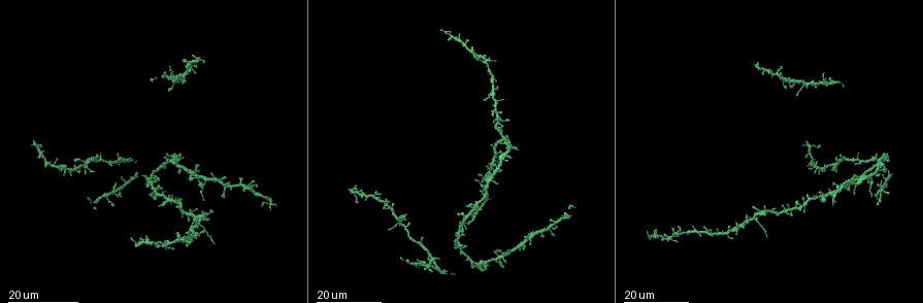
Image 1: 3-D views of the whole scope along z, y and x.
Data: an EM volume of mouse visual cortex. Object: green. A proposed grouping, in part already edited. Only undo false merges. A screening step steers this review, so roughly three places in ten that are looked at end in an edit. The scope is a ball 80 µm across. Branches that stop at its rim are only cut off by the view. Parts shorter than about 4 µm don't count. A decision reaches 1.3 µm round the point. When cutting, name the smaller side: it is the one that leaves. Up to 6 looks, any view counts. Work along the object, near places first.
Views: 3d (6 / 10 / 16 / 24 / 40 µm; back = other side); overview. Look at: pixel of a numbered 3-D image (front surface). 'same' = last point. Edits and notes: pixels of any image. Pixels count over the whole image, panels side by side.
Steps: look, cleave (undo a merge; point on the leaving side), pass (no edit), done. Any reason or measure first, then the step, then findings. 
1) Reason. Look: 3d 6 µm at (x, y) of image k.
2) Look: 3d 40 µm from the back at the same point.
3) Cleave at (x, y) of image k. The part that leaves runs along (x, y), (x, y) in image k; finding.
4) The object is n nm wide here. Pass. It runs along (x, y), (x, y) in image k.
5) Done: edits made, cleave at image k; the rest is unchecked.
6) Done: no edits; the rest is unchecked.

Looks like a crossing. Look: 3d 16 µm at (462, 222) of image 1.

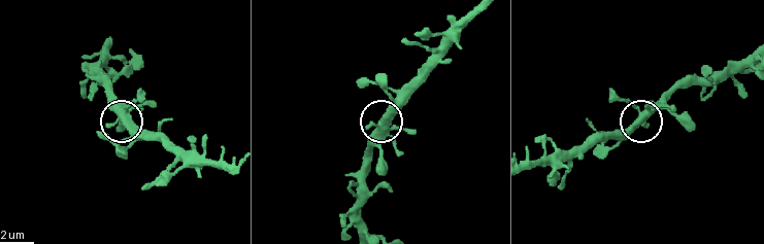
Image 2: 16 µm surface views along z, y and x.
Closer look. Look: 3d 10 µm at (637, 124) of image 2.

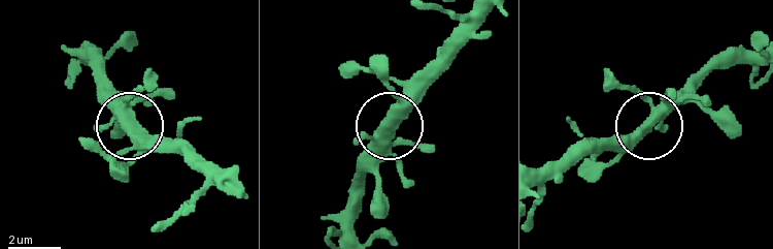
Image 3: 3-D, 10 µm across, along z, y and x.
Pass. It runs along (394, 123), (387, 149), (363, 181) in image 3; continuous, no second neuron.

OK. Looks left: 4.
Small branch off a trunk. Look: 3d 24 µm at (839, 162) of image 1.

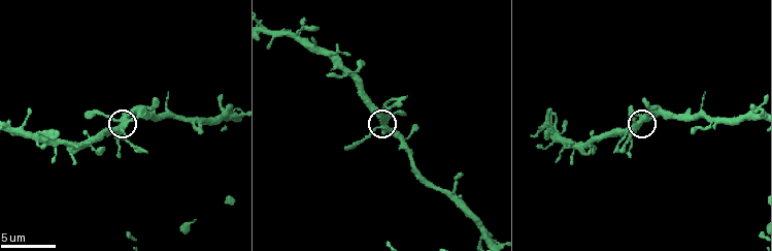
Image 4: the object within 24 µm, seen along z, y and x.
Closer look. Look: 3d 6 µm at (641, 122) of image 4.

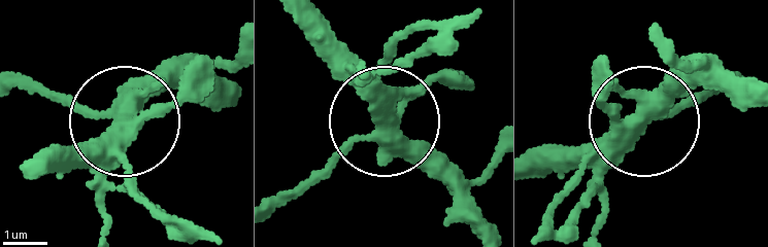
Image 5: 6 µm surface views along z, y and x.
5 arms meet here. Pass. All the same neuron.

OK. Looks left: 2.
Small branch off a trunk. Look: 3d 24 µm at (198, 179) of image 1.

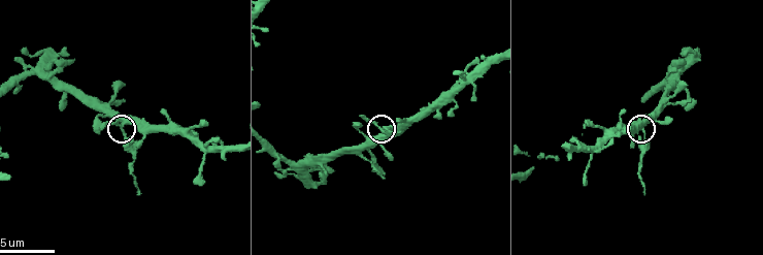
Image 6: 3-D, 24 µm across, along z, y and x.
Look: 3d 6 µm at (123, 124) of image 6.

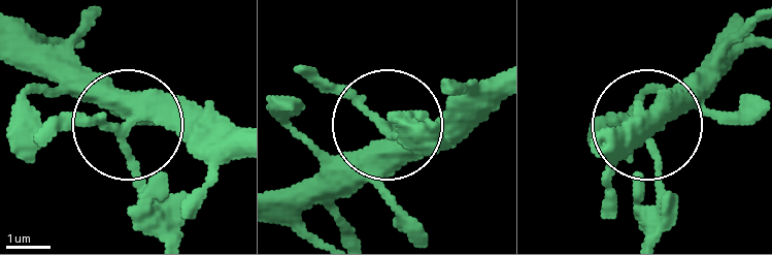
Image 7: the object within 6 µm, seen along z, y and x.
Cleave at (77, 118) of image 7. The part that leaves runs along (125, 130), (136, 204), (158, 237) in image 7; a second neuron is stuck on.

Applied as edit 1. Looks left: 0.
Done: edits made, cleave at image 7; the rest is unchecked.

